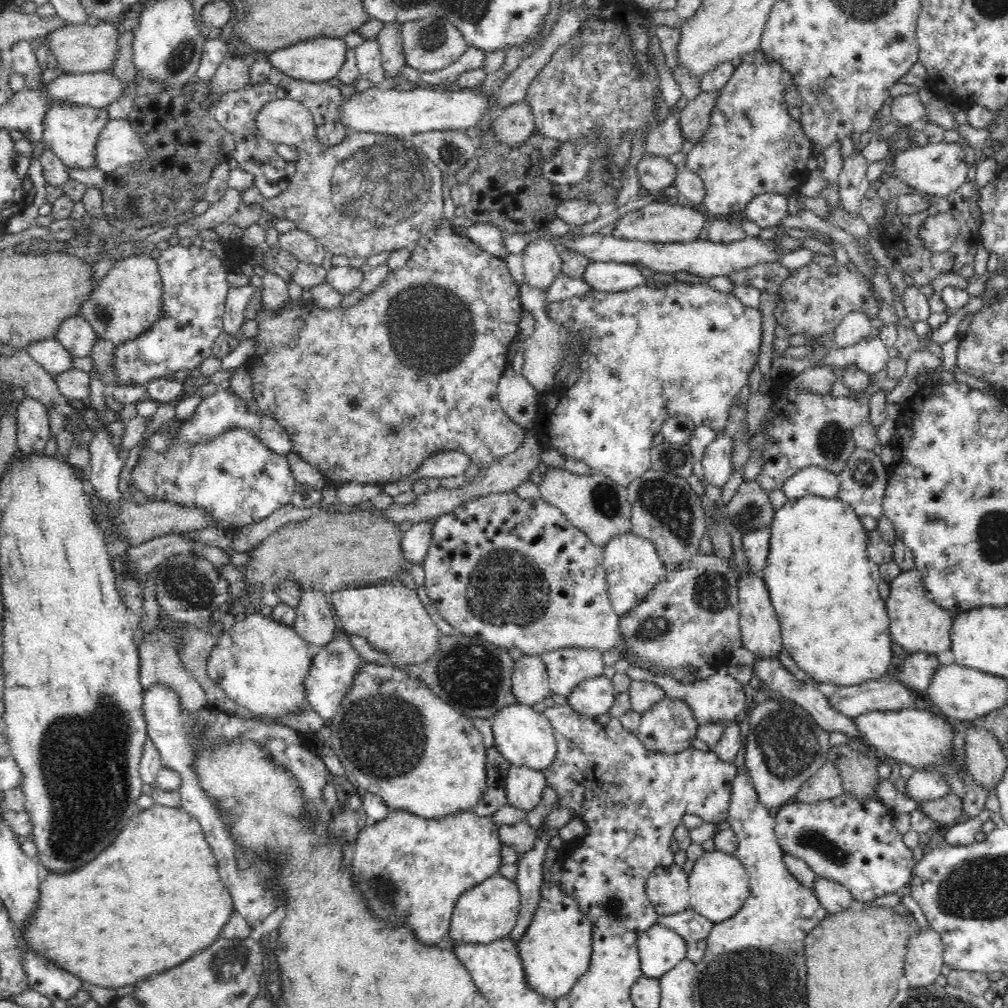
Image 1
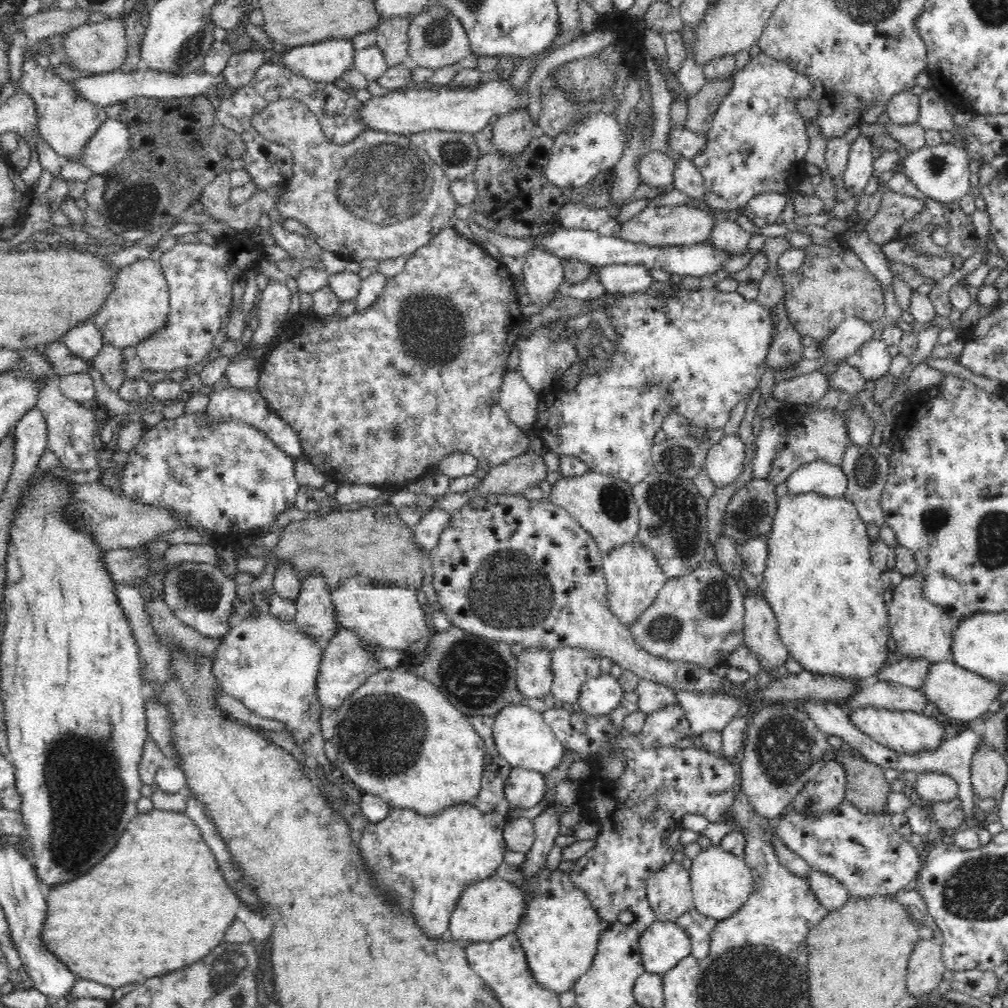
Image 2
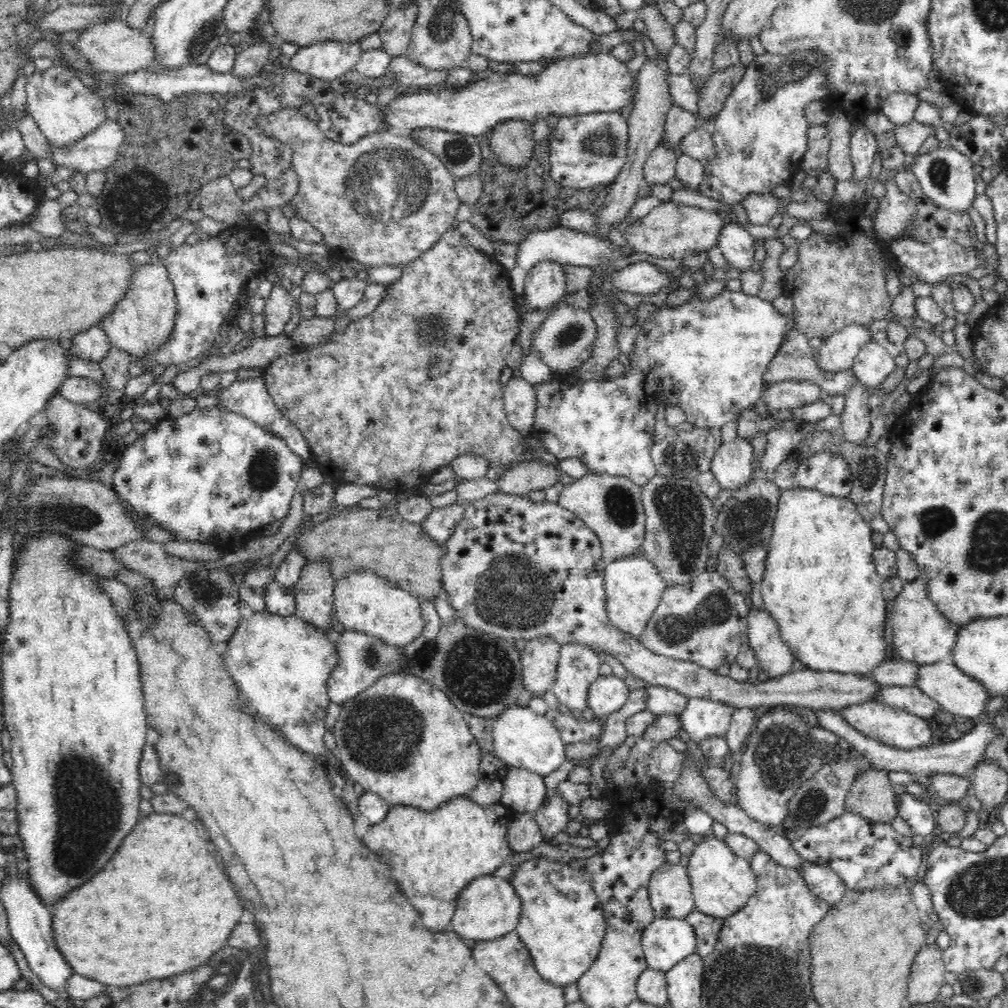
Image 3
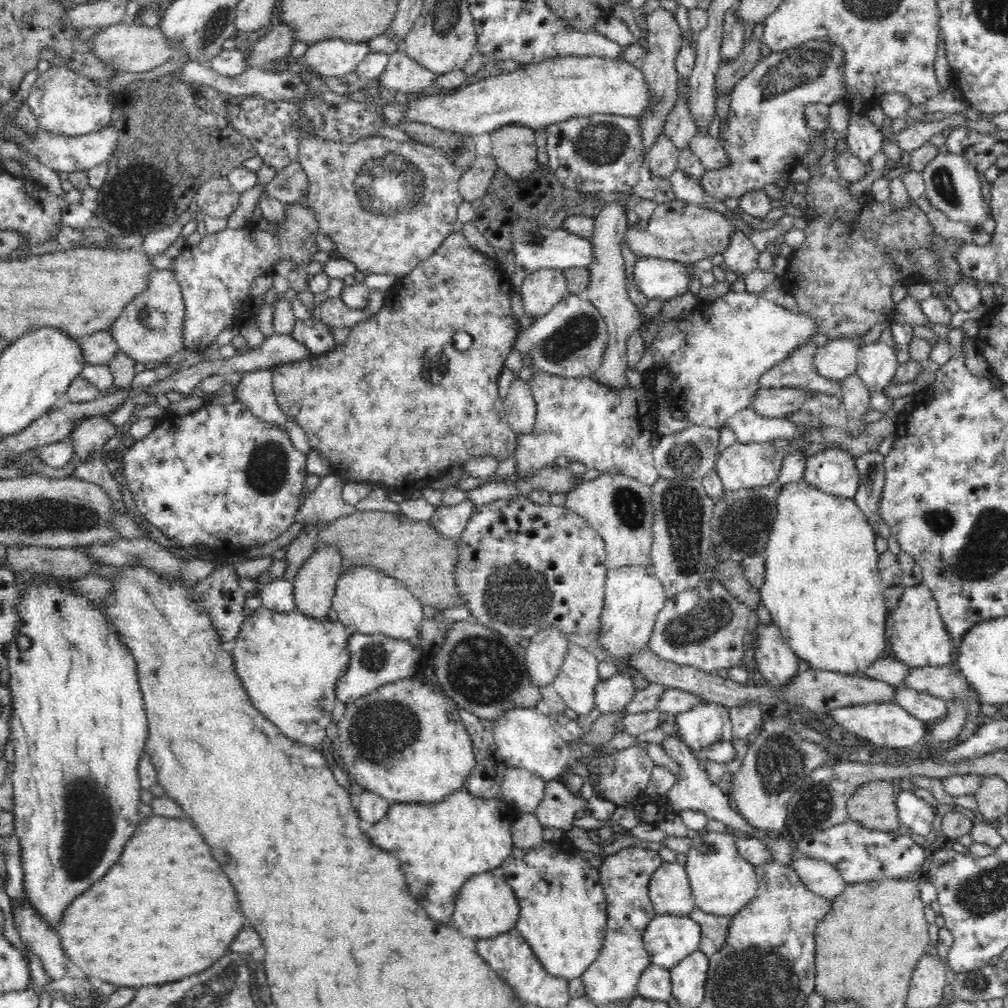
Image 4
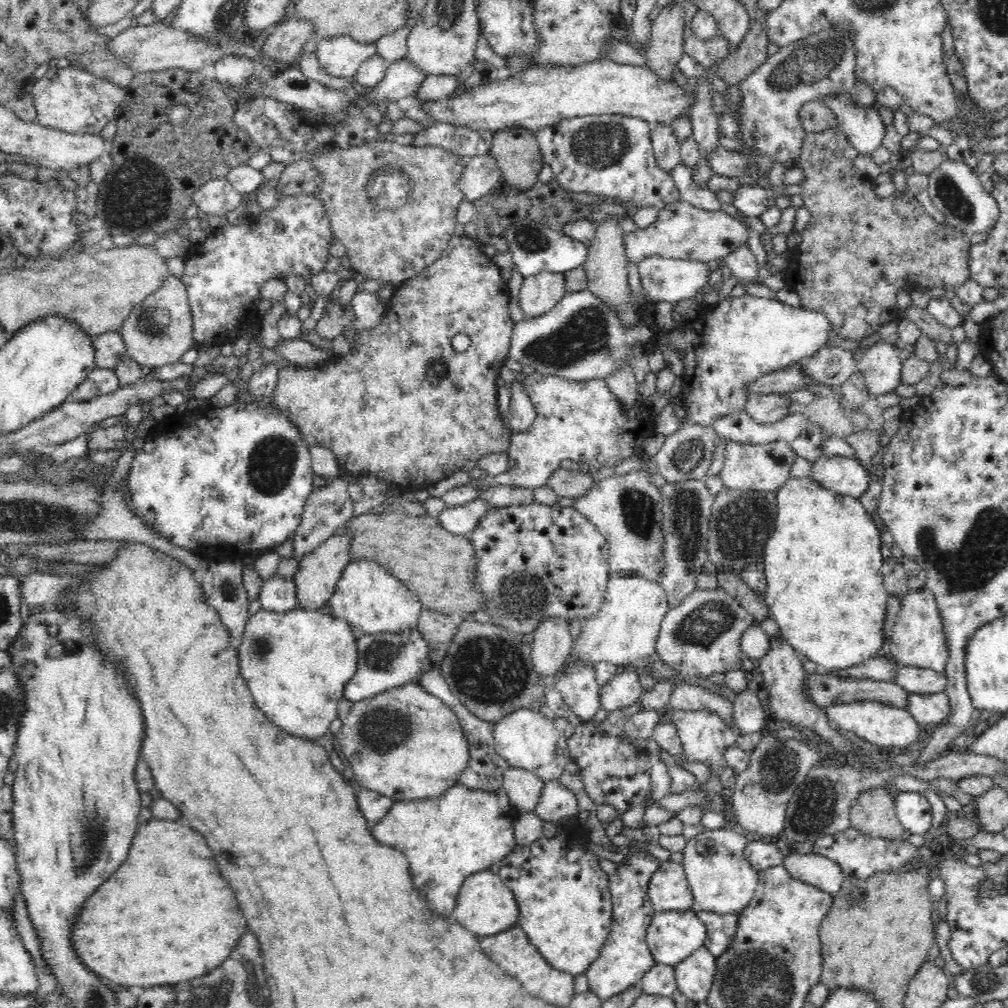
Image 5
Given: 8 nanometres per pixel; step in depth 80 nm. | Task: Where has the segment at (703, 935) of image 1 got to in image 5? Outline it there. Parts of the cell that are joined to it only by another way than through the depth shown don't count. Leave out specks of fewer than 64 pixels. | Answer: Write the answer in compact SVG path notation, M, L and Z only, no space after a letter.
M698 911L698 917L708 927L708 936L704 945L717 957L724 954L732 944L732 940L736 938L740 914Z

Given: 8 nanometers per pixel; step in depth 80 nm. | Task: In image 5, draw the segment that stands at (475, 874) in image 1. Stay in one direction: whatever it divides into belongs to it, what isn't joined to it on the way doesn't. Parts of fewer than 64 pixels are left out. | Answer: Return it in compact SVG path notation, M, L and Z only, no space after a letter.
M456 781L454 784L451 784L446 788L445 791L442 791L436 796L416 800L395 801L386 816L383 816L377 823L375 823L374 836L378 836L378 840L384 842L384 844L394 844L396 848L402 848L402 852L406 852L406 856L408 856L408 860L410 860L410 868L412 868L412 872L414 872L414 880L416 880L418 888L422 888L422 892L426 892L428 900L434 904L434 908L438 908L438 912L452 914L454 908L456 908L456 898L458 898L458 894L460 894L460 886L462 886L462 882L466 880L466 877L475 872L488 870L492 864L498 864L505 856L508 856L508 854L513 851L513 848L517 845L513 825L517 817L518 813L511 806L508 795L504 789L494 789L493 791L488 791L488 789L473 789Z

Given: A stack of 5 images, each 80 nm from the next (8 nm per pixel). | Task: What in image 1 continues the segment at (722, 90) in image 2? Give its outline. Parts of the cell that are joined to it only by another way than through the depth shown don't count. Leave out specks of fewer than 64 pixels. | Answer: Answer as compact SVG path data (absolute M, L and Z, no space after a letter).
M700 93L693 101L677 112L679 116L678 125L685 141L683 151L687 154L693 144L699 142L700 138L707 132L710 123L712 109L716 105L718 93Z

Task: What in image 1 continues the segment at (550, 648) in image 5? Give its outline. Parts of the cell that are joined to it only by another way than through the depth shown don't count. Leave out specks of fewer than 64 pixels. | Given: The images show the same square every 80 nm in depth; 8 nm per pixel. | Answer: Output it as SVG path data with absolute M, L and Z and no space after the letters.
M524 655L515 664L510 688L516 702L532 707L551 694L546 666L538 655Z

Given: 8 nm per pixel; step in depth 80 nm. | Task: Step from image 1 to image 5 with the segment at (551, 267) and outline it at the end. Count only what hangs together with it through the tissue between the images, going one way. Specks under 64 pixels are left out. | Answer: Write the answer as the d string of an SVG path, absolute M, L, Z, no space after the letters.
M548 271L524 278L519 293L519 306L526 317L537 317L551 308L567 293L565 276Z

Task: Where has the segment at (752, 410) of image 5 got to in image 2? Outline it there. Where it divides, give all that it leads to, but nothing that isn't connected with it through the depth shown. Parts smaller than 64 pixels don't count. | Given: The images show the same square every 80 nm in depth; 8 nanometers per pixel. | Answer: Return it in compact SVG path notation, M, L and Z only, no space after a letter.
M827 369L815 370L788 380L776 382L773 396L780 402L794 404L814 404L818 402L830 388Z

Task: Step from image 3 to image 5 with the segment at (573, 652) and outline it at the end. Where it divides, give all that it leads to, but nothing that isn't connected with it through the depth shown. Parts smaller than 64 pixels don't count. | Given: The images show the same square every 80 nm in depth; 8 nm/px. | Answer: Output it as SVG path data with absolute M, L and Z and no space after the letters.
M573 667L555 678L555 686L568 708L582 722L593 721L602 710L601 687L596 683L594 667Z

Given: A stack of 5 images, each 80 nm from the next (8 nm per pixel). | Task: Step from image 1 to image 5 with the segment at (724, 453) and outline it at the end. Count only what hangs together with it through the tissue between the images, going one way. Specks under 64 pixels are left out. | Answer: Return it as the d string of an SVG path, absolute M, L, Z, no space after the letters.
M778 439L760 444L728 442L725 459L719 473L724 485L730 488L750 489L753 491L774 492L792 476L792 468L798 455L787 440Z

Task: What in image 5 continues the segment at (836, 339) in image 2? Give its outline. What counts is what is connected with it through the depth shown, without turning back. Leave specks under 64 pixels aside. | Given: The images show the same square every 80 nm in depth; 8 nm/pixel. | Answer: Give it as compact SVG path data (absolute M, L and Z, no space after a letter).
M840 346L822 348L812 358L801 363L803 373L816 386L841 387L852 374L858 371L852 351Z

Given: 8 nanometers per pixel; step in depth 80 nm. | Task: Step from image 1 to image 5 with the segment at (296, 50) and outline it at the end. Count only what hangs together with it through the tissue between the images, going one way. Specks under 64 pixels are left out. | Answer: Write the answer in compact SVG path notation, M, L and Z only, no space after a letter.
M350 34L324 37L315 51L320 66L331 76L352 78L360 65L378 55L378 43L358 41Z

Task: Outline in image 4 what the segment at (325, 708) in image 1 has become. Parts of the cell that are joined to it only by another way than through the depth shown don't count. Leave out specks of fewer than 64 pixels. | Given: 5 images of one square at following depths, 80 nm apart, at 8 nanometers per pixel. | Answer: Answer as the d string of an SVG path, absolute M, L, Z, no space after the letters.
M380 634L349 635L349 669L336 680L337 700L343 703L358 700L368 695L372 690L384 686L386 683L394 683L400 679L408 679L421 668L420 652L412 648L410 642L396 640L393 637Z

